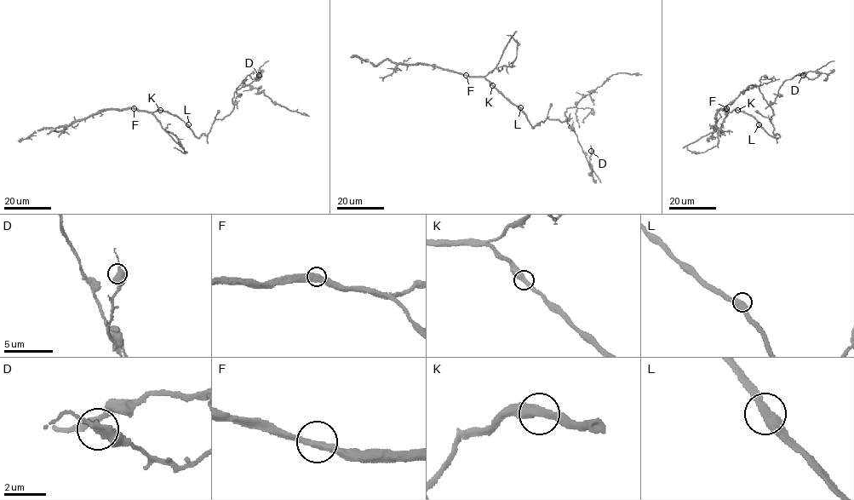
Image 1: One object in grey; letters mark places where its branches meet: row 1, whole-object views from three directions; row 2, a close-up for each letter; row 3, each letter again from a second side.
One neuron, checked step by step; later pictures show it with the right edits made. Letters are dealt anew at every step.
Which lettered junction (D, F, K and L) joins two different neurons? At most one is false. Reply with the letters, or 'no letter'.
no letter

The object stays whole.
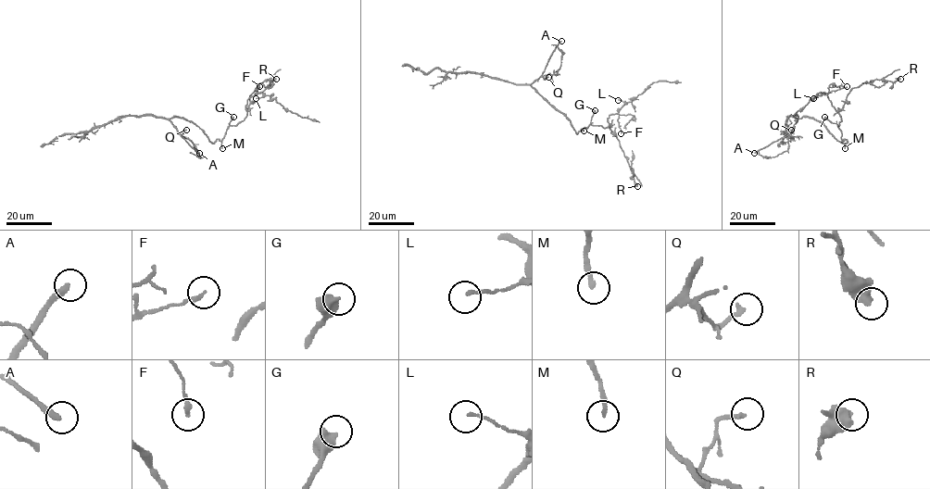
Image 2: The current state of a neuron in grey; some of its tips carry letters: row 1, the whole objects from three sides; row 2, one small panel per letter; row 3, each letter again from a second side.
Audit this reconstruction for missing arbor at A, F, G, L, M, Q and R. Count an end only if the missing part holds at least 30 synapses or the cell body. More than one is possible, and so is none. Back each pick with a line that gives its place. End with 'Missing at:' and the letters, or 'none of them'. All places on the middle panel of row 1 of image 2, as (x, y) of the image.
A: (561, 41)
G: (595, 110)
M: (584, 131)
Missing at: A, G, M

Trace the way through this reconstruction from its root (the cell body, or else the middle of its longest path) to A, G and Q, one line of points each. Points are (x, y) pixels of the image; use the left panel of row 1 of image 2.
A: (202, 131), (182, 119), (169, 119), (199, 153)
G: (202, 131), (211, 143), (220, 140), (233, 117)
Q: (202, 131), (182, 119), (169, 119), (181, 135), (186, 130)

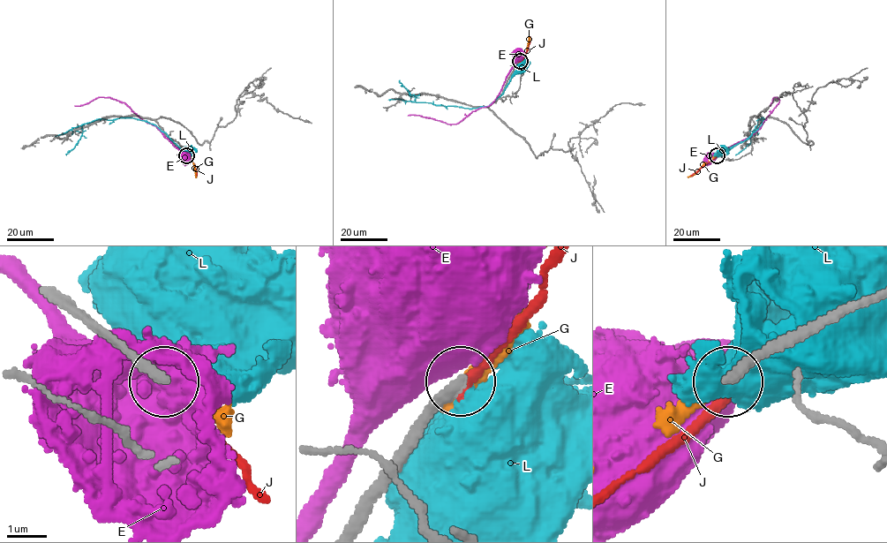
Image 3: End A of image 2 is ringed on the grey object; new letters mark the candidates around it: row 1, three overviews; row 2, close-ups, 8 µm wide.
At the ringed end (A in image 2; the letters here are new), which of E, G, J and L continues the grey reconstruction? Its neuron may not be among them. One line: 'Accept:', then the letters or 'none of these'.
Accept: none of these

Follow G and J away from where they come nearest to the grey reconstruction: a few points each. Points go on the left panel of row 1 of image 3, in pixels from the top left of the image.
G: (186, 154), (193, 163), (195, 177)
J: (186, 154), (194, 165), (196, 176)

